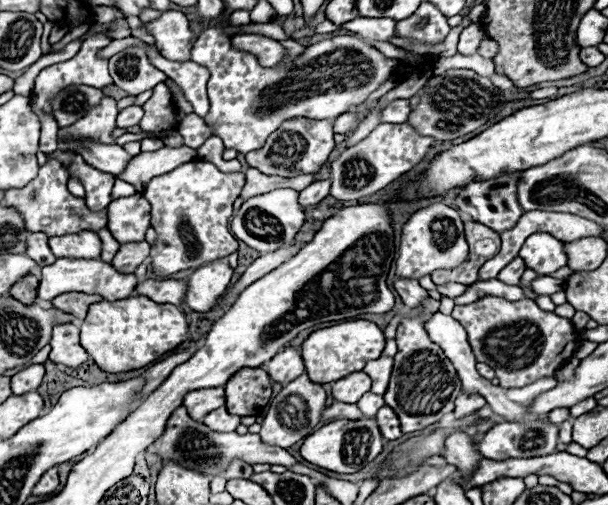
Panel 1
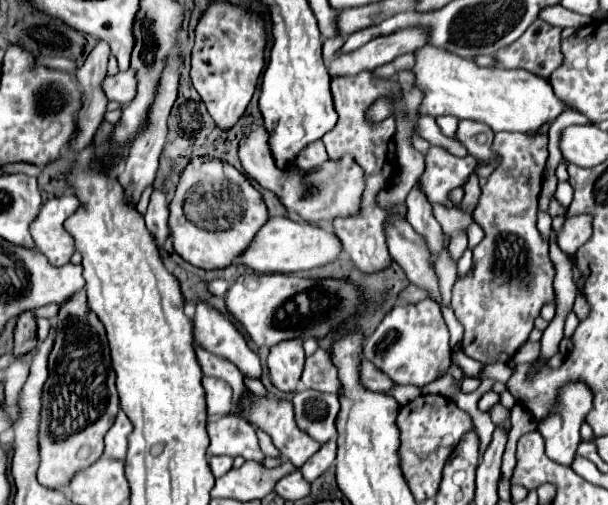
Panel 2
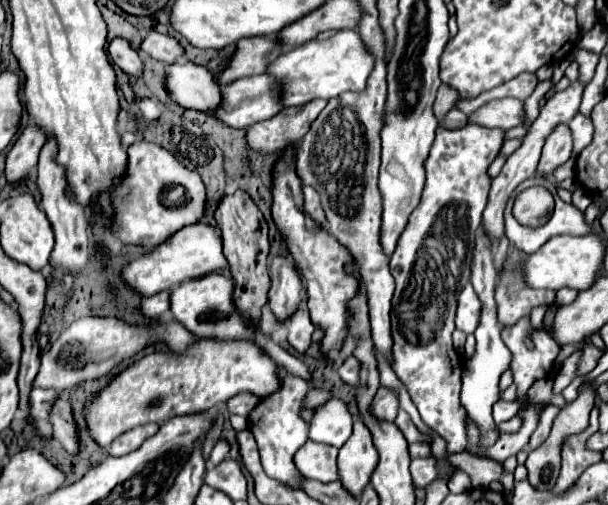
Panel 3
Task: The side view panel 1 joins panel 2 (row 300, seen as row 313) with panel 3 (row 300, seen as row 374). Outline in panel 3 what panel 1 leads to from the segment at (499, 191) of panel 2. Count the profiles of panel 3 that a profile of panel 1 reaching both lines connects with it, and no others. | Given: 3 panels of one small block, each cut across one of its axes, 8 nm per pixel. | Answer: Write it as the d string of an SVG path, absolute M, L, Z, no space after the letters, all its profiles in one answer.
M512 250L510 260L506 262L500 280L496 284L496 304L498 304L498 320L502 326L514 324L518 318L528 316L530 310L538 304L552 304L556 292L546 290L532 290L514 276L514 260L522 260L522 252Z

